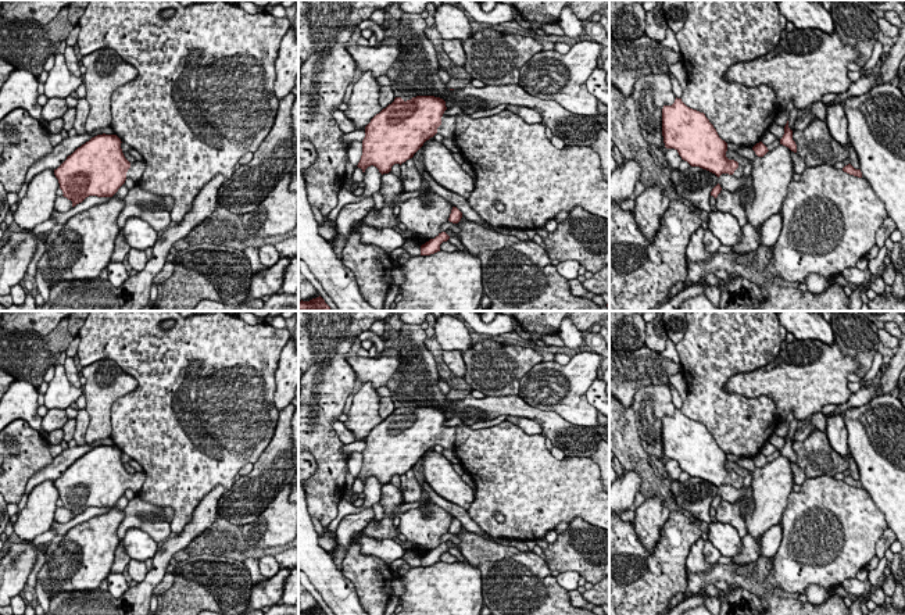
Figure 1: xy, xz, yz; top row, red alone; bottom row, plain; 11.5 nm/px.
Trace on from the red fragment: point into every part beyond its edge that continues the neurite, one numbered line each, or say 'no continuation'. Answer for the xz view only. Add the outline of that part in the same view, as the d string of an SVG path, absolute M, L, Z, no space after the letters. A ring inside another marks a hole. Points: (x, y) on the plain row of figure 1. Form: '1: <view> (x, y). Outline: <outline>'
no continuation

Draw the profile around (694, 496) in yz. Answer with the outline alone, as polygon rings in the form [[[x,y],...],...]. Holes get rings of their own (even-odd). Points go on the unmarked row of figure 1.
[[[691,476],[684,483],[673,480],[670,485],[670,491],[677,507],[687,511],[704,525],[711,522],[711,503],[718,496],[718,490],[715,485]]]

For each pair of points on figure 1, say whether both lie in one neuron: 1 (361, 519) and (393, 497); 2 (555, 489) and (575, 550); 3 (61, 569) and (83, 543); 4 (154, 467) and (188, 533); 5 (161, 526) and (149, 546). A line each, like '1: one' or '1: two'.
1: two
2: two
3: one
4: two
5: two

